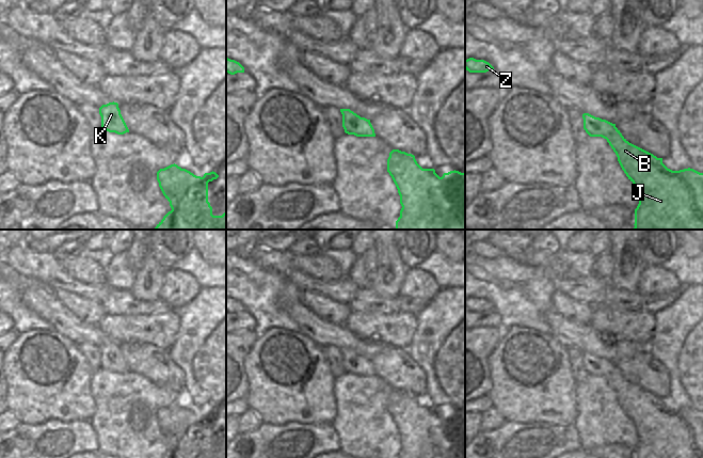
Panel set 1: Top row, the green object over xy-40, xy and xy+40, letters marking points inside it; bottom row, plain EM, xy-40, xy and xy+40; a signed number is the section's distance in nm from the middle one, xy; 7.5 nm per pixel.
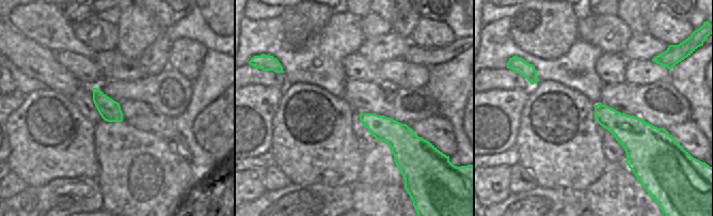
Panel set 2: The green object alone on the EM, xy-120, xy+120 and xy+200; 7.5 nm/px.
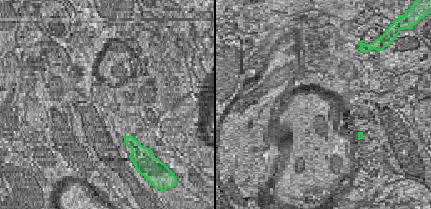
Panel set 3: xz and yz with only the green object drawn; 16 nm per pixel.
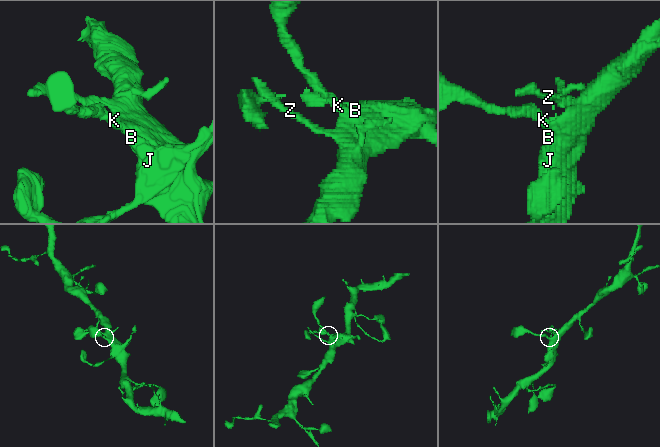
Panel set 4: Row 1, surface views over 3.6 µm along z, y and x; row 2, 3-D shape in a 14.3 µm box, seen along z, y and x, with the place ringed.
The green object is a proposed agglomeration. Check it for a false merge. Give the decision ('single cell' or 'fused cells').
single cell

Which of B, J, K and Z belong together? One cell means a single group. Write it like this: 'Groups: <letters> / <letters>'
Groups: B J K Z

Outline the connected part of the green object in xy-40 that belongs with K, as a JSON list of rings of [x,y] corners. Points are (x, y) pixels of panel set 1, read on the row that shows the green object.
[[[109,102],[99,108],[101,116],[101,130],[124,135],[129,132],[129,129],[121,114],[117,102]]]

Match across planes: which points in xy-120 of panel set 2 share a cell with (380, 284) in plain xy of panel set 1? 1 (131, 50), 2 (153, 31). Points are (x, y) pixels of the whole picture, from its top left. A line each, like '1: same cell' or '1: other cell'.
1: other cell
2: other cell

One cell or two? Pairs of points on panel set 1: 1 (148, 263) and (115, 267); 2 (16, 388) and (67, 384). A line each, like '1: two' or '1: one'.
1: two
2: one

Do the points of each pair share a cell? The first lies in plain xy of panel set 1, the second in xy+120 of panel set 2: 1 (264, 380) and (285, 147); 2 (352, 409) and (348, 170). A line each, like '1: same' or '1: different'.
1: same
2: different

